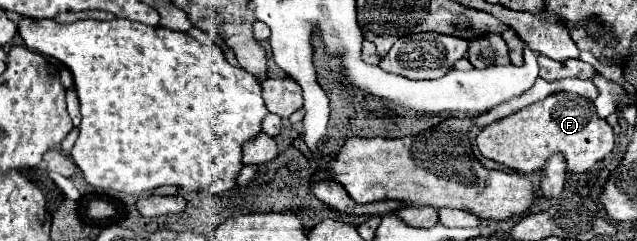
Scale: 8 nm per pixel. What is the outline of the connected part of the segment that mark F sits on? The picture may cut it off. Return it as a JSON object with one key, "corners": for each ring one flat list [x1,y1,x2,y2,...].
{"corners":[[556,92,486,128,476,138,480,154,520,174,540,172,548,158,562,154,570,174,586,172,614,148,612,126,596,114,592,100,572,92]]}

